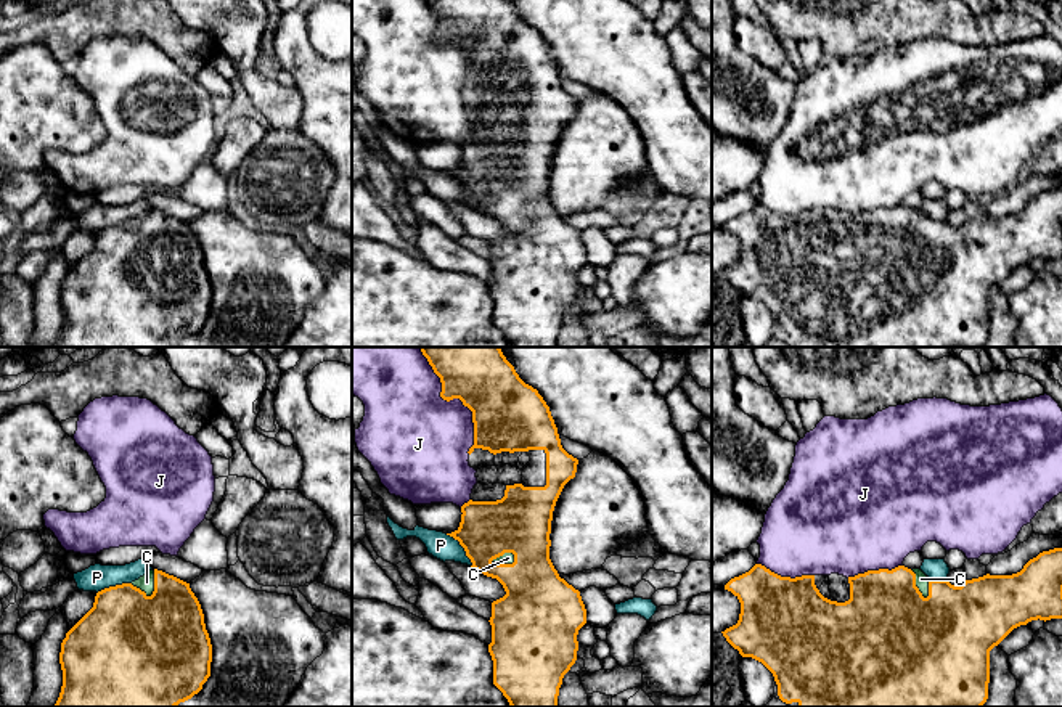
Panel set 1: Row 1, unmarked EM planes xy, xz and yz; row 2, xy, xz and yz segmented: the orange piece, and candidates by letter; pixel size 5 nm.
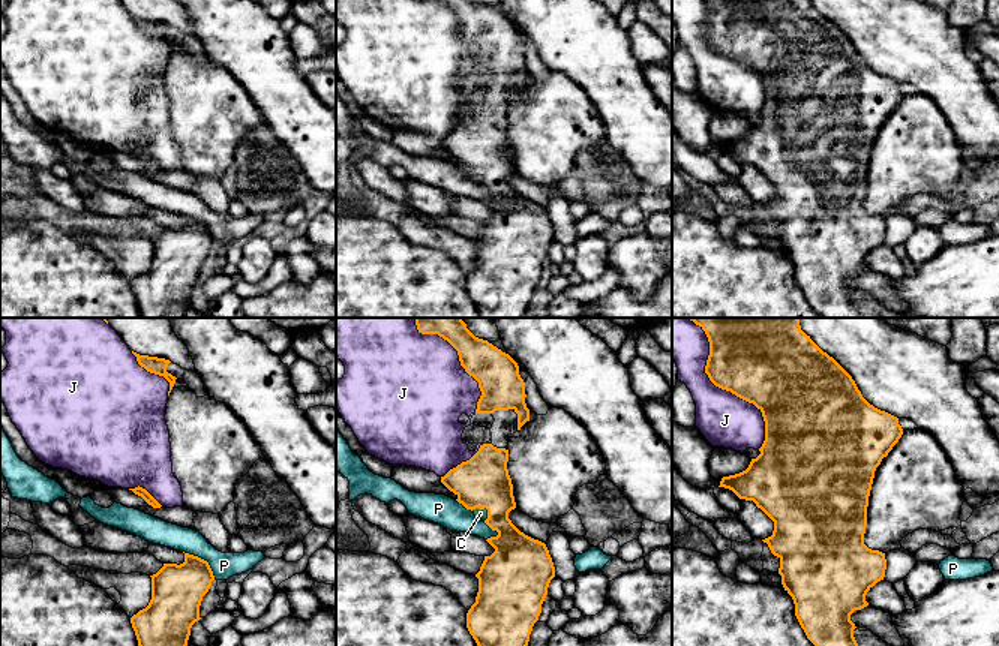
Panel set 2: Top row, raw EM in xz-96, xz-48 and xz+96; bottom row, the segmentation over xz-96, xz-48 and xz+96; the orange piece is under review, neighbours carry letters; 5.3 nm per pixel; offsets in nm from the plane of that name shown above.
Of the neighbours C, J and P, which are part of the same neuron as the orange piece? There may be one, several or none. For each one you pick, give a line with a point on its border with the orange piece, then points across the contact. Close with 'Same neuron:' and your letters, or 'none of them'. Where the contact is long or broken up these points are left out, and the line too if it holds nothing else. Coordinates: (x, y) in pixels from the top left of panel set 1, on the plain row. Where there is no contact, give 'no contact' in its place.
C: xz (502, 195) | across xz (519, 163), (502, 185), (502, 195), (508, 198)
Same neuron: C

